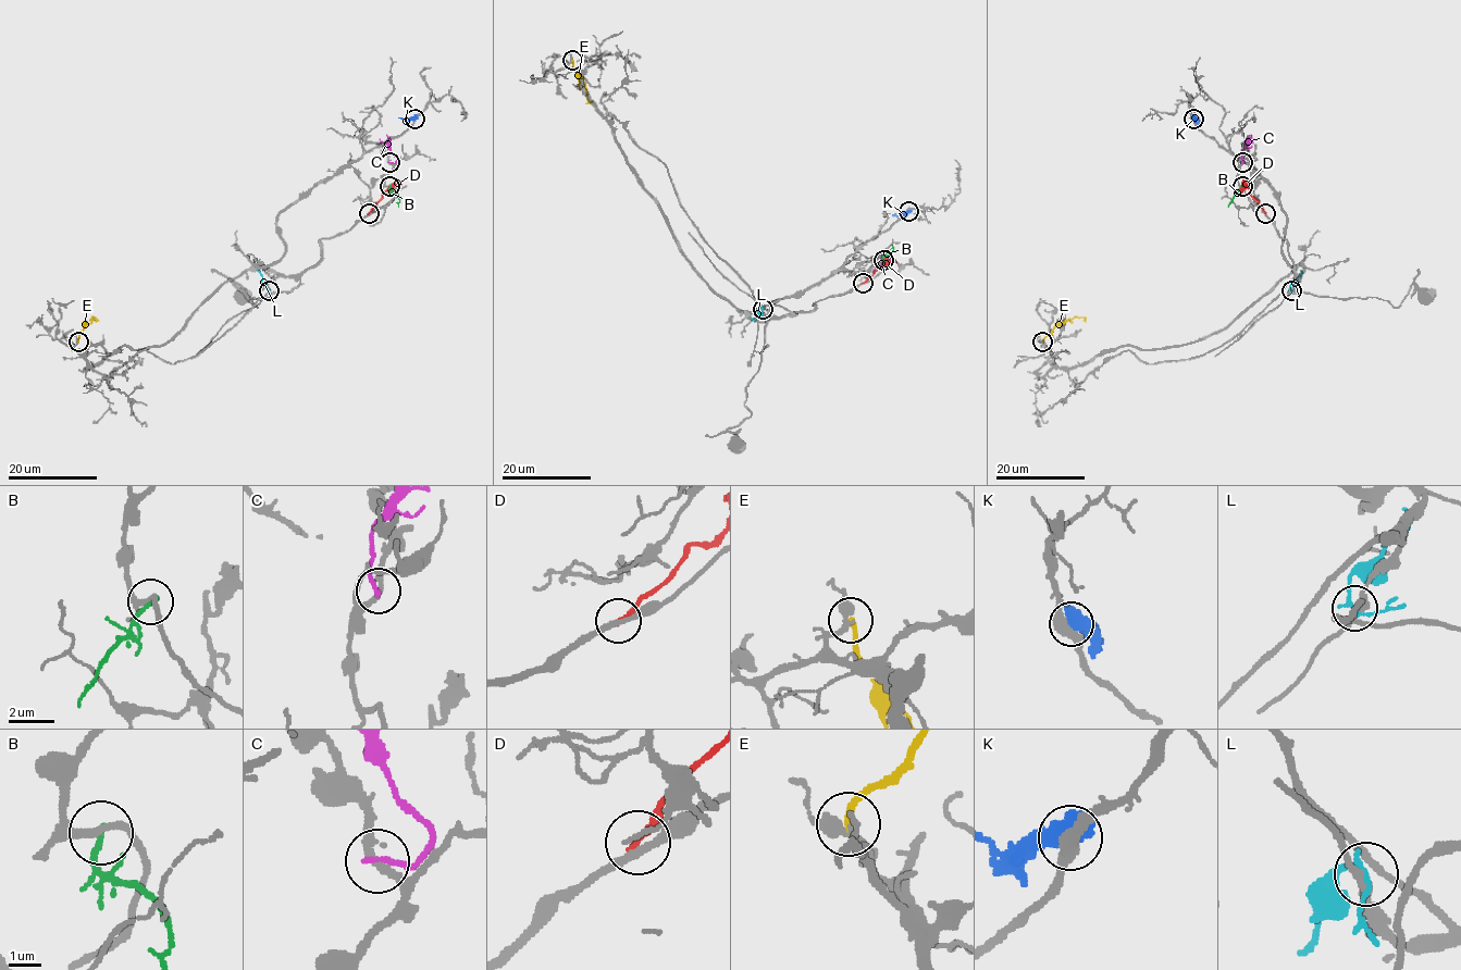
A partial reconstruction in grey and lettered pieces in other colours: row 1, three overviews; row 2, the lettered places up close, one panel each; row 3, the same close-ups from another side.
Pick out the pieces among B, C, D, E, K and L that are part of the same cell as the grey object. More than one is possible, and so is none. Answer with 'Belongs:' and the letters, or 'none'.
Belongs: E

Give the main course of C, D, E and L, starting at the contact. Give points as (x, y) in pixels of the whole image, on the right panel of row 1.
C: (1242, 162), (1242, 149), (1253, 138)
D: (1265, 213), (1243, 184)
E: (1043, 342), (1056, 326), (1068, 319), (1085, 316), (1086, 322)
L: (1291, 290), (1290, 284), (1301, 273), (1300, 270)

